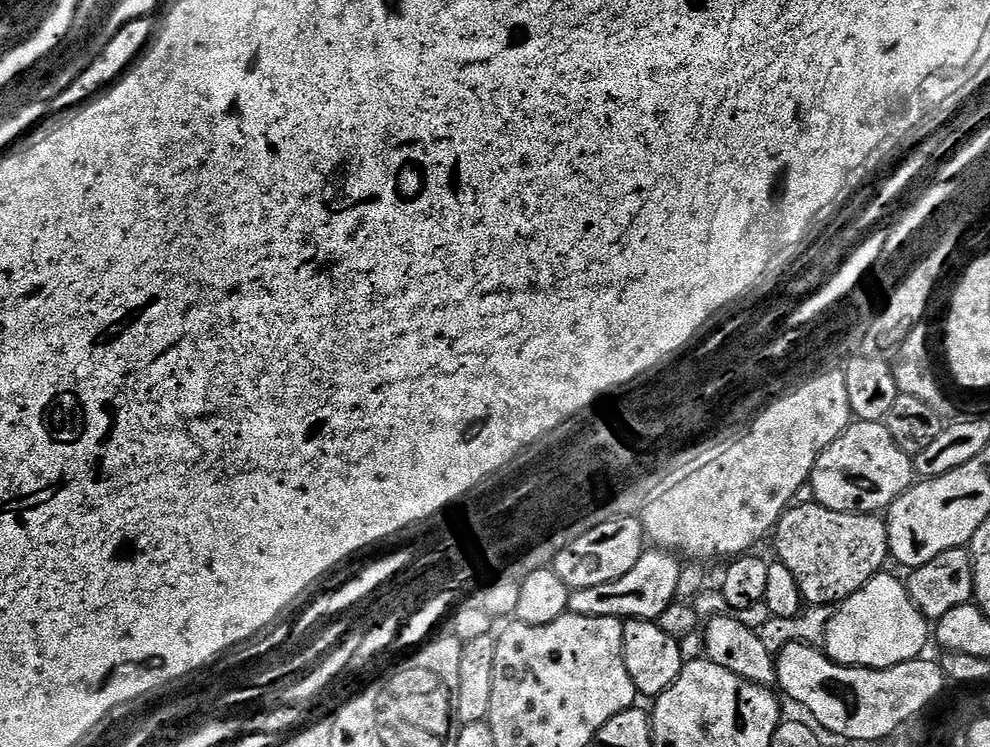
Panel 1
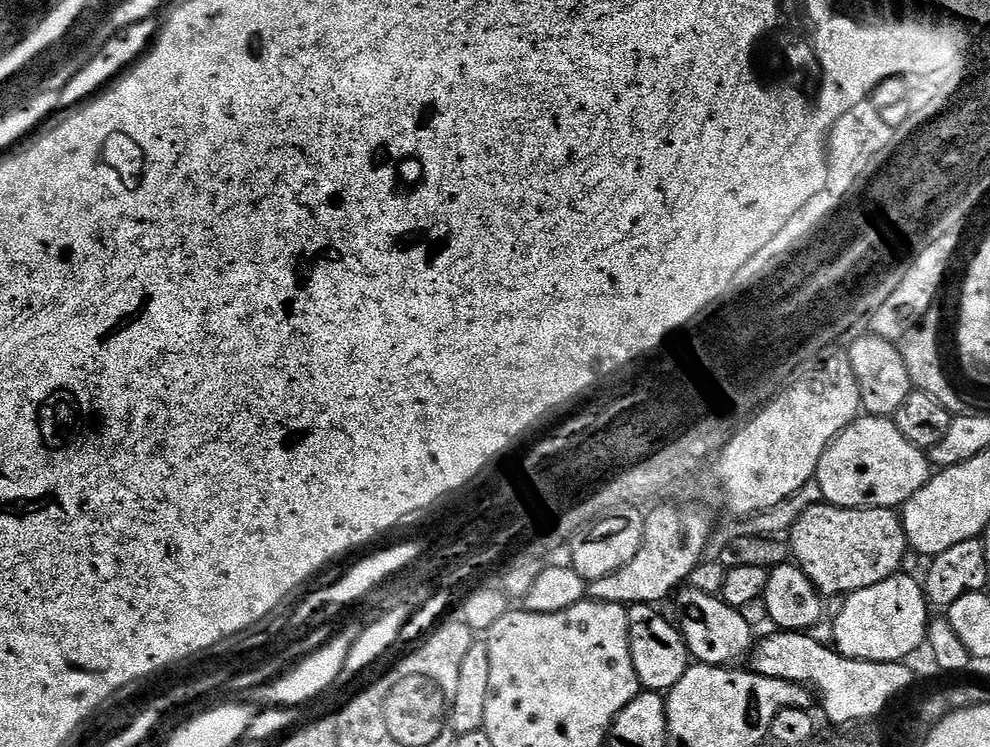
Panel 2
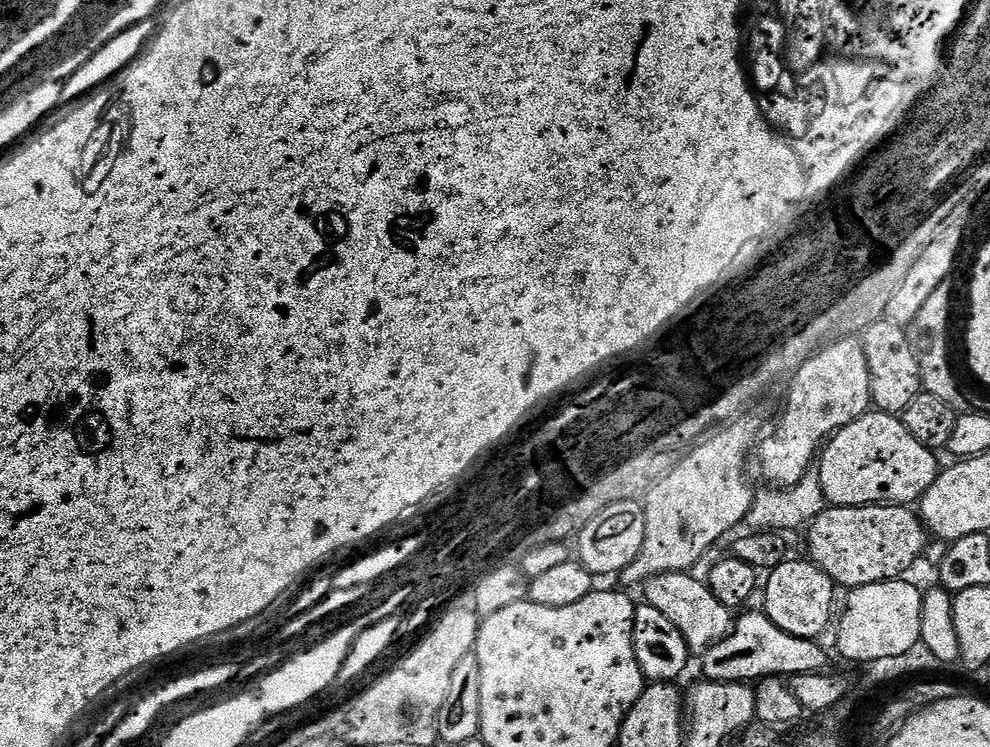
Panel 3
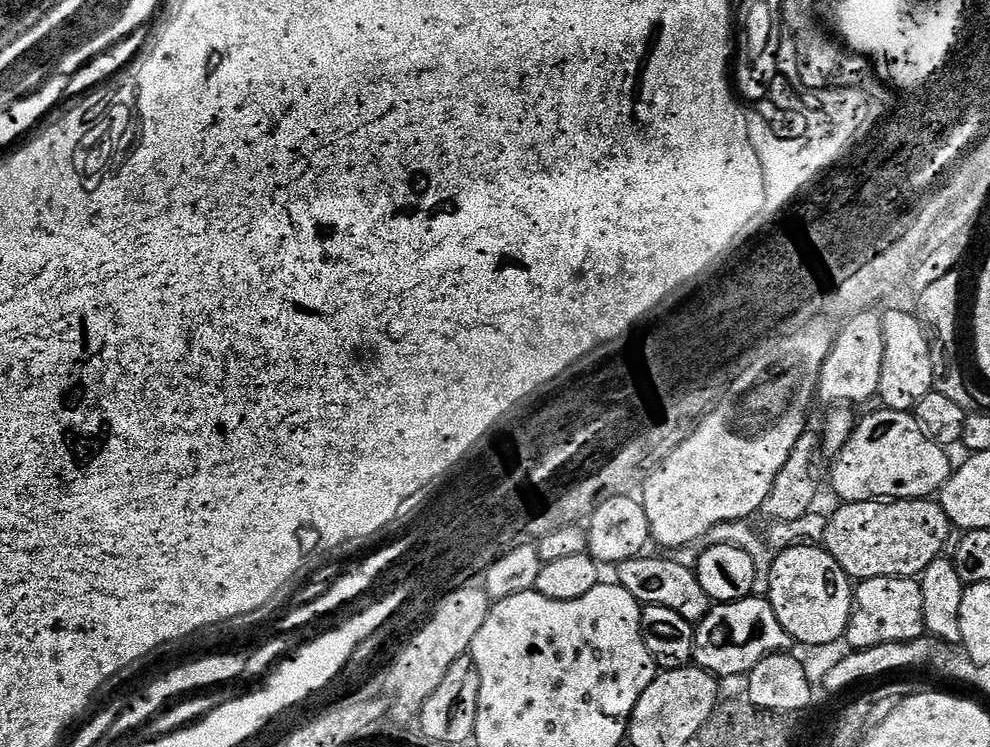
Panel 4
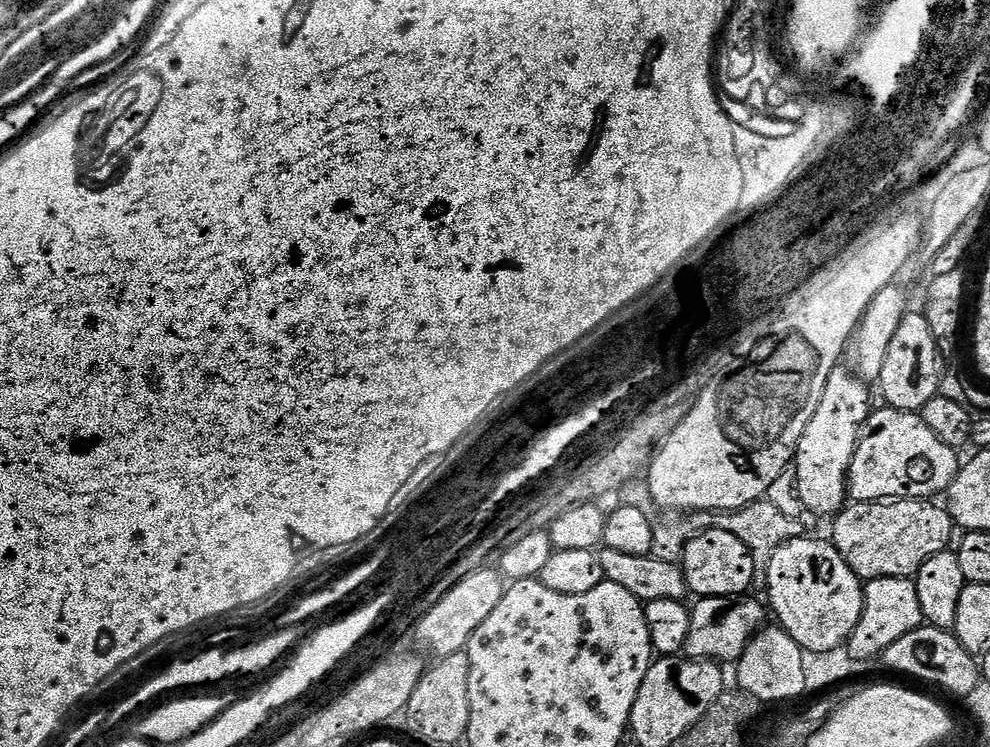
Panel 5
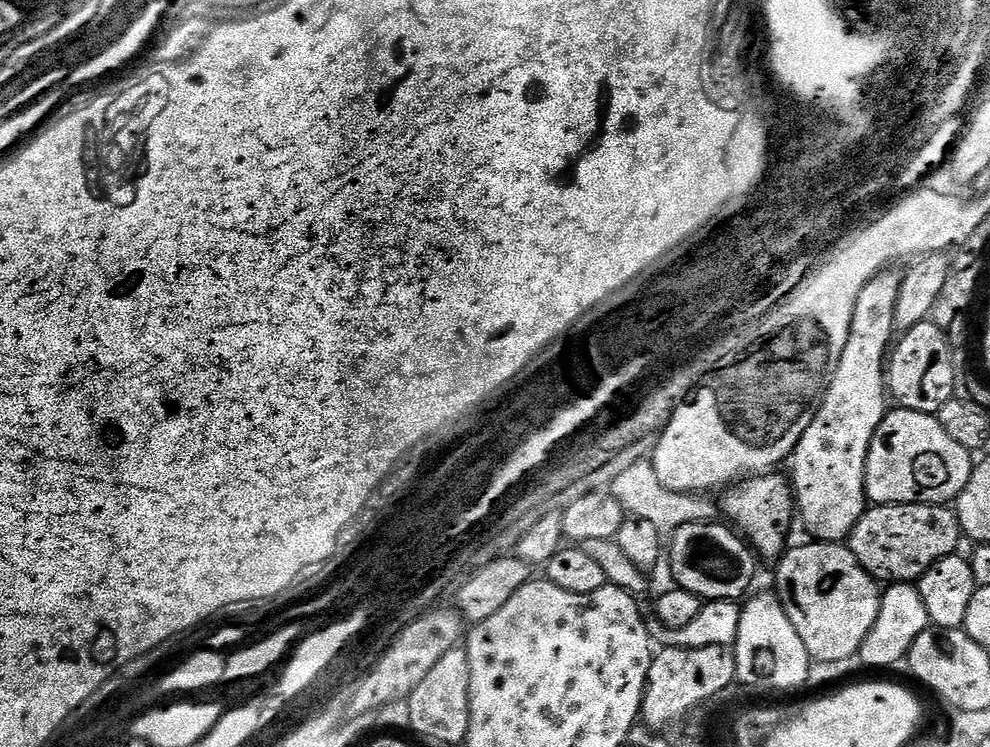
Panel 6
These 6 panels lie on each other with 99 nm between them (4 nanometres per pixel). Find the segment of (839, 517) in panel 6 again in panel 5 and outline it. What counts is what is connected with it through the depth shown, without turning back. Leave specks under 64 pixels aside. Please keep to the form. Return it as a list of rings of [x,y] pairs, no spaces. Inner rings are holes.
[[[833,372],[830,382],[826,382],[826,394],[822,394],[822,402],[818,402],[818,410],[796,447],[794,471],[800,503],[808,512],[827,518],[835,517],[845,507],[849,495],[848,471],[860,444],[864,423],[874,408],[869,385],[859,375],[849,372]]]

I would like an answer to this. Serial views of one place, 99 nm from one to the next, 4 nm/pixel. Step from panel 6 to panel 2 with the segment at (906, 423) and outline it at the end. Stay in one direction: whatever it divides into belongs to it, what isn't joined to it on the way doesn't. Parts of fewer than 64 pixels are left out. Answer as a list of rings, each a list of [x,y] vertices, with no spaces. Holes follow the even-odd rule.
[[[864,414],[842,435],[837,436],[833,444],[822,454],[814,479],[822,488],[824,500],[835,508],[891,508],[896,510],[910,498],[914,498],[914,494],[918,494],[922,486],[926,486],[933,472],[929,453],[923,448],[914,446],[910,438],[905,438],[902,430],[898,430],[895,419]]]

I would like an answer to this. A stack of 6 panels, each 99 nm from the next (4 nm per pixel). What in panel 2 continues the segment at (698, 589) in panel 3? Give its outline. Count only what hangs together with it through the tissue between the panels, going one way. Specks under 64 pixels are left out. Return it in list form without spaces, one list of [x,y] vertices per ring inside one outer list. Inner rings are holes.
[[[685,587],[675,600],[677,599],[676,608],[680,611],[678,627],[688,644],[691,659],[717,666],[732,666],[740,662],[736,660],[742,659],[743,656],[745,659],[754,647],[754,628],[748,623],[747,615],[741,609],[730,607],[719,595],[711,596],[710,593],[699,592],[696,588],[687,588]]]

